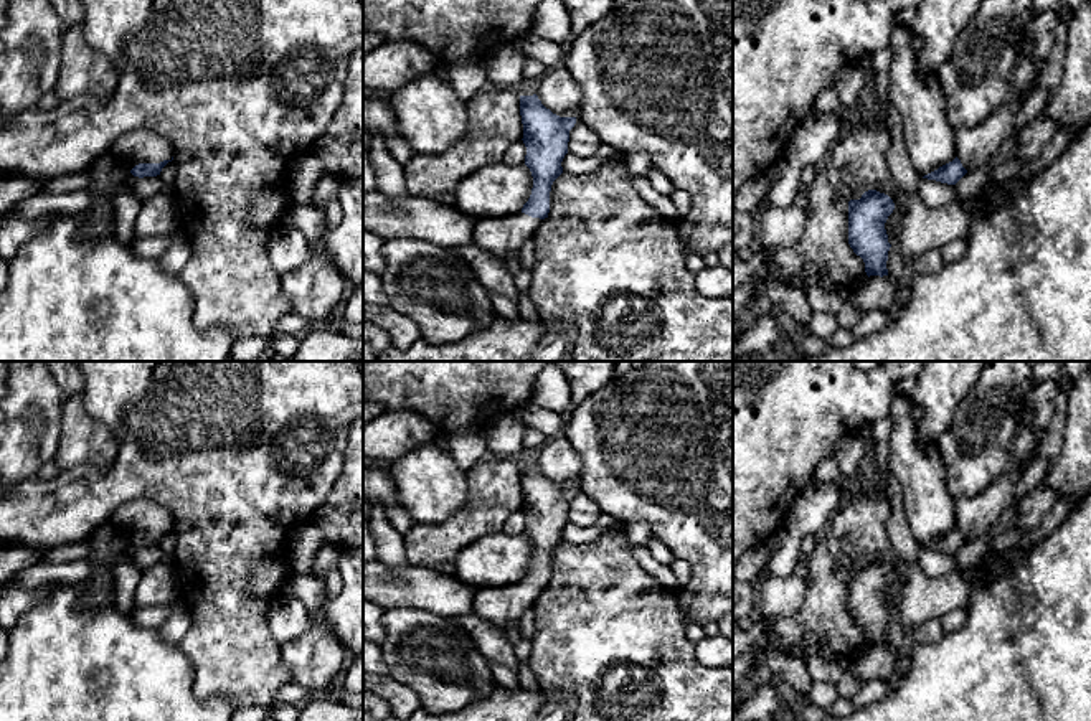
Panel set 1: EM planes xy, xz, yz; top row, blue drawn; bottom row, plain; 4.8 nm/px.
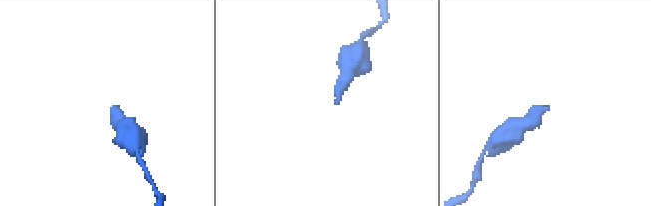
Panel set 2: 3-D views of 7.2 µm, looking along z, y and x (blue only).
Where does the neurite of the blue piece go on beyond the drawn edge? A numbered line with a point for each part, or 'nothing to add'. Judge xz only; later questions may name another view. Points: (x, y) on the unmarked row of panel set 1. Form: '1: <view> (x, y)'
1: xz (500, 606)

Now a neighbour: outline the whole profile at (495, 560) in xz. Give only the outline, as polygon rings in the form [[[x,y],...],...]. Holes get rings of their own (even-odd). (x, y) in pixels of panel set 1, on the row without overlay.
[[[525,533],[485,535],[470,543],[456,559],[454,576],[479,589],[520,582],[533,558],[533,546]]]

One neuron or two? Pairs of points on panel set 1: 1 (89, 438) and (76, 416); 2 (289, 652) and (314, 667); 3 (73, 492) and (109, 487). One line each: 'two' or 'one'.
1: one
2: one
3: one

